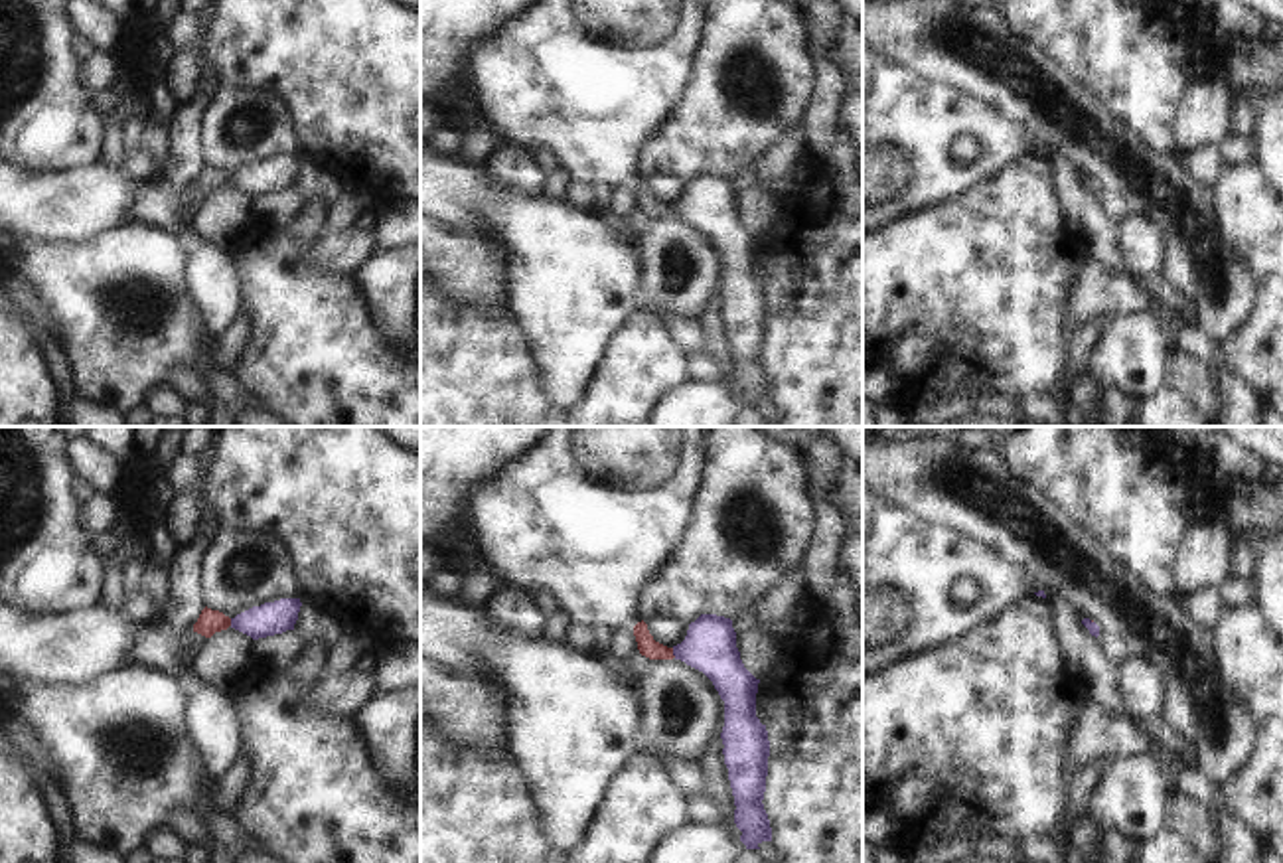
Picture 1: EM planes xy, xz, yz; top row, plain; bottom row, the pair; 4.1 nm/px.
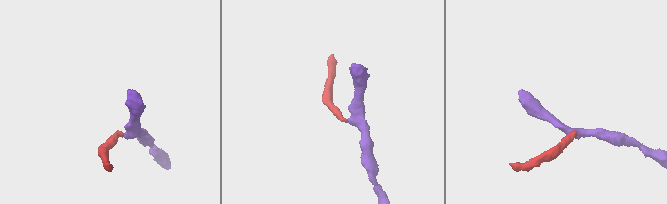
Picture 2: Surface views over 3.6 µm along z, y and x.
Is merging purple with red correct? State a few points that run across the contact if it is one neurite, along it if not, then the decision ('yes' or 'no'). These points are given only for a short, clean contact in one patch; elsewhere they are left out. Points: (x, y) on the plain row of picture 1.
xz (709, 204), (674, 210), (658, 210), (646, 202) | yes

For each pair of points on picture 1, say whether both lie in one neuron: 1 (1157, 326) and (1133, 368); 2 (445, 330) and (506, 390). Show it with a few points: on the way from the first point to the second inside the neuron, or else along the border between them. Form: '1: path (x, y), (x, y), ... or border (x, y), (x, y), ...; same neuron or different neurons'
1: path (1147, 336), (1135, 348), (1133, 358); same neuron
2: path (460, 346), (490, 376); same neuron

